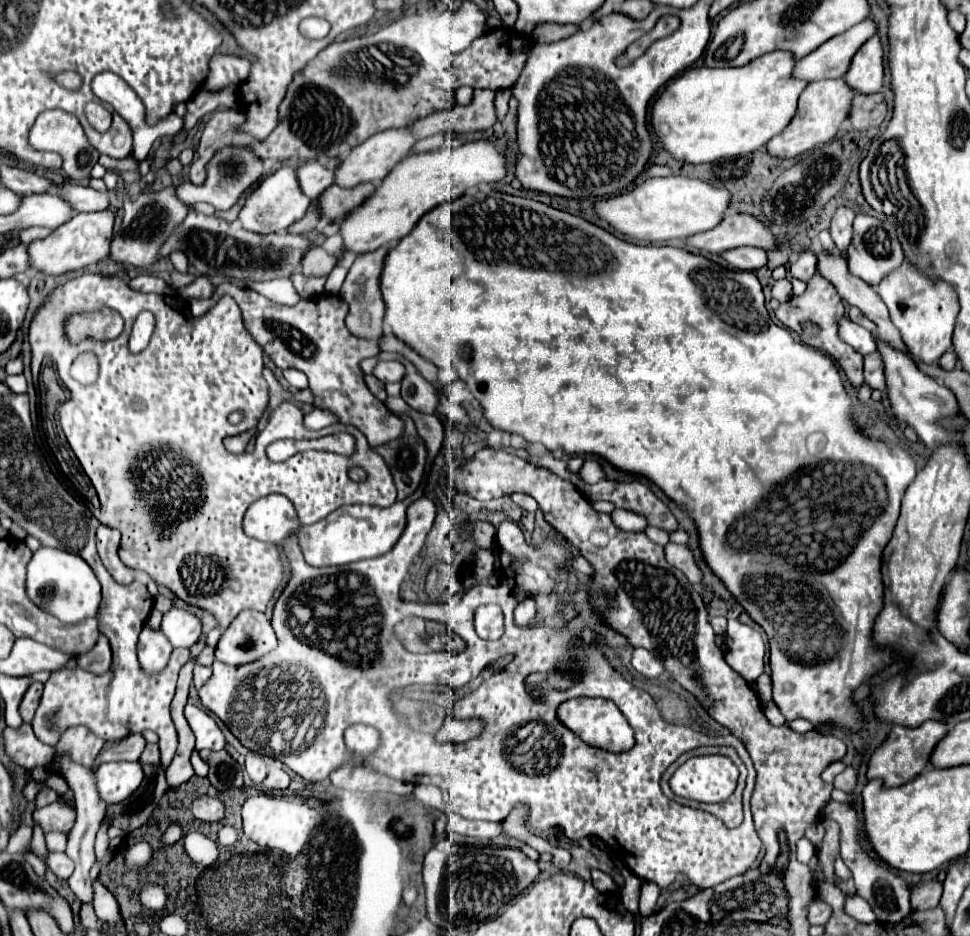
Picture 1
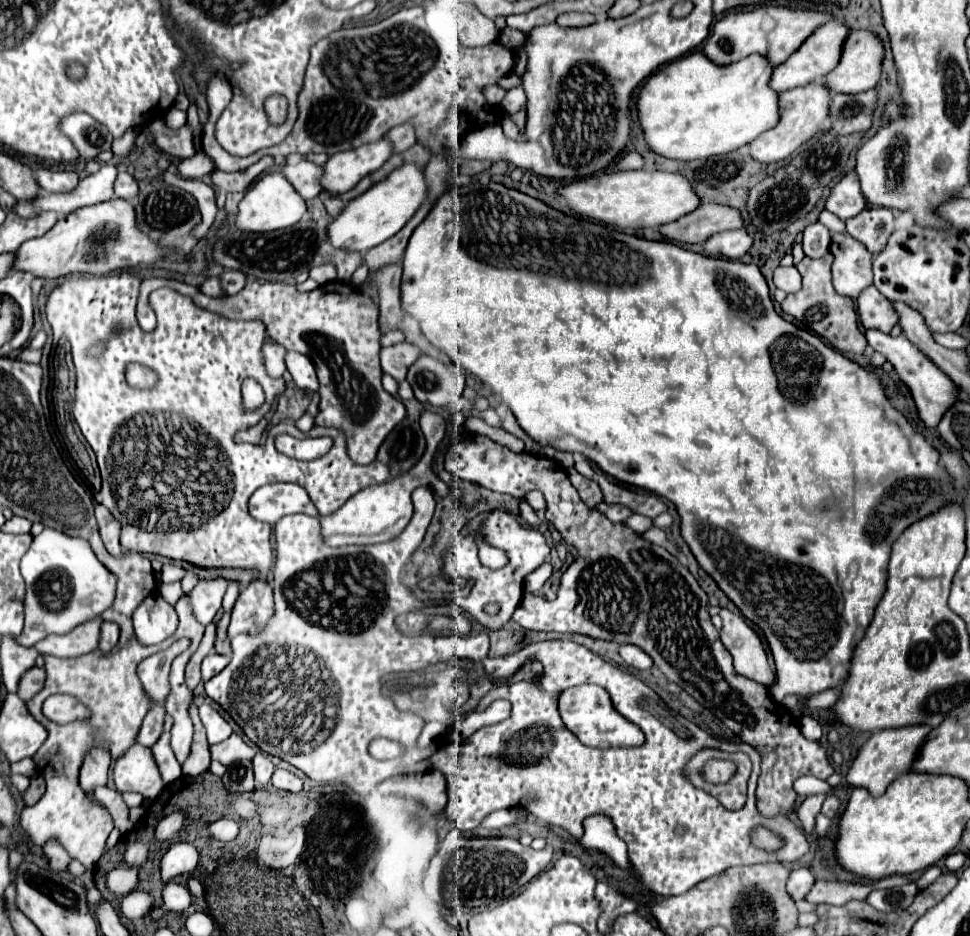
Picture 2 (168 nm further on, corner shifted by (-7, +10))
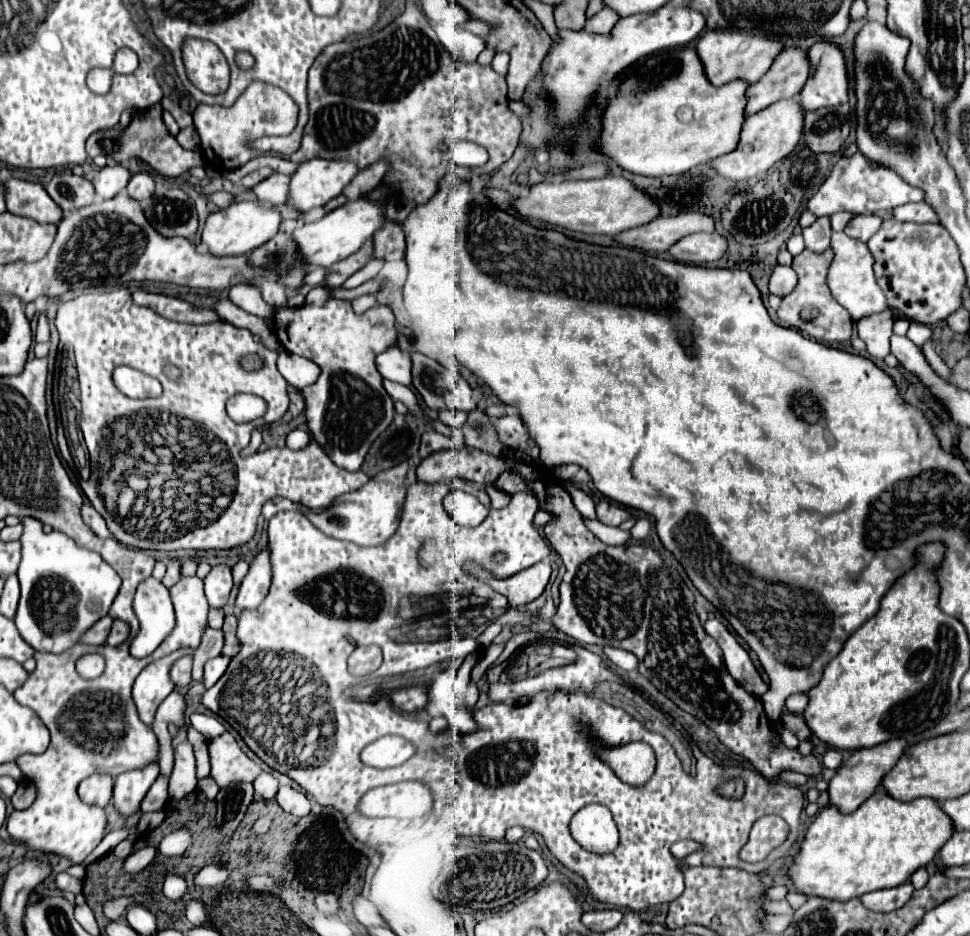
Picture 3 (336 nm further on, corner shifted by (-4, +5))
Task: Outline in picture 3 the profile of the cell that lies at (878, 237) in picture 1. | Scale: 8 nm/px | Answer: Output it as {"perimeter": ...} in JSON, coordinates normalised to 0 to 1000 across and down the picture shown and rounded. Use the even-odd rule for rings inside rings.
{"perimeter":[[[887,229],[887,231],[880,231],[874,241],[870,244],[870,248],[876,252],[876,254],[885,254],[889,259],[895,259],[909,241],[909,233],[903,231],[903,229]]]}

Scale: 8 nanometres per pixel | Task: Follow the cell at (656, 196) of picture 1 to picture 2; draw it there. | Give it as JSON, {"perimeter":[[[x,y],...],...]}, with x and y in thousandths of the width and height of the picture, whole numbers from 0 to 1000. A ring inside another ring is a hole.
{"perimeter":[[[632,183],[632,185],[620,185],[603,191],[589,193],[585,198],[578,198],[574,202],[574,208],[585,215],[585,221],[597,230],[640,243],[640,245],[663,245],[663,243],[679,243],[690,236],[696,236],[698,232],[704,232],[704,228],[712,228],[721,221],[721,210],[714,206],[714,200],[702,189],[700,185],[688,185],[688,183]]]}

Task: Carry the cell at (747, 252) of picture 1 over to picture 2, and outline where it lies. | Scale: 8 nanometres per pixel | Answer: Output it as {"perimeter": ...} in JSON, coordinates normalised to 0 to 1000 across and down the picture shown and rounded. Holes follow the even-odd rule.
{"perimeter":[[[756,245],[756,247],[735,249],[725,260],[725,266],[727,266],[727,272],[731,272],[731,275],[743,272],[747,277],[762,277],[772,268],[774,262],[776,262],[776,257],[768,245]]]}

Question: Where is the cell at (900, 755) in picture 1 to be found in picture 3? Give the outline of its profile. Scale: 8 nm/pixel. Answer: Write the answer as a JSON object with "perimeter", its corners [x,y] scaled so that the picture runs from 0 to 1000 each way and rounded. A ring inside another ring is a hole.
{"perimeter":[[[926,788],[926,791],[909,793],[909,797],[901,797],[897,801],[882,801],[876,808],[876,812],[870,818],[866,818],[862,829],[856,833],[856,840],[854,840],[856,859],[864,861],[866,868],[870,868],[870,870],[876,870],[885,861],[889,861],[893,857],[893,853],[897,853],[909,840],[909,831],[918,825],[918,821],[922,821],[926,810],[932,806],[934,795],[936,795],[934,791]]]}

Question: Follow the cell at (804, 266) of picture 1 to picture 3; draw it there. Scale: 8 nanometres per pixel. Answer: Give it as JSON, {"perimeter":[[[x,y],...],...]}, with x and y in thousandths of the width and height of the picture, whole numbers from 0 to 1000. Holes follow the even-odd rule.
{"perimeter":[[[847,231],[843,233],[837,241],[827,246],[829,252],[829,261],[831,265],[835,265],[835,269],[845,271],[849,267],[856,265],[856,233]]]}

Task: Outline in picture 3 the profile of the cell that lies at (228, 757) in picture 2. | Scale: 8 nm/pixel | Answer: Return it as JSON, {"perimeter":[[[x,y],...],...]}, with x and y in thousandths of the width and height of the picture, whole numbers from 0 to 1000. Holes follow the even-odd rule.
{"perimeter":[[[237,782],[216,791],[214,801],[219,831],[227,842],[237,835],[262,835],[262,831],[270,825],[270,821],[249,803]]]}

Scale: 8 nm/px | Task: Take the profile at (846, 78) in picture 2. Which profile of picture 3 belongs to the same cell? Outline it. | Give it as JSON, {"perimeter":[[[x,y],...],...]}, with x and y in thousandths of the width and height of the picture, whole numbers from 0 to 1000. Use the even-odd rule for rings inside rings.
{"perimeter":[[[845,43],[833,53],[835,83],[825,98],[829,118],[866,113],[874,109],[874,77],[870,56],[862,45]]]}

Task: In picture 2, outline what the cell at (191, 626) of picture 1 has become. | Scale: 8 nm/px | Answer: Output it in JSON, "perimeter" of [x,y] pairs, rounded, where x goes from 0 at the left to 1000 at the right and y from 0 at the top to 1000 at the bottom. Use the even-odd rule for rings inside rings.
{"perimeter":[[[230,616],[224,619],[209,619],[203,623],[203,627],[195,634],[197,636],[197,649],[205,666],[213,668],[220,663],[222,655],[228,651],[228,640],[232,636],[234,621]]]}

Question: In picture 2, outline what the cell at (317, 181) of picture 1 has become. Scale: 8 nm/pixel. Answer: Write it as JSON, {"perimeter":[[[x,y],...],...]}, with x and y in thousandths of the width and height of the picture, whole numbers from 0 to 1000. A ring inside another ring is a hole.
{"perimeter":[[[308,172],[304,176],[294,176],[290,181],[290,185],[294,187],[294,191],[302,198],[302,202],[306,202],[306,206],[312,213],[323,213],[331,206],[331,198],[329,198],[329,189],[331,189],[331,178],[319,172]]]}

